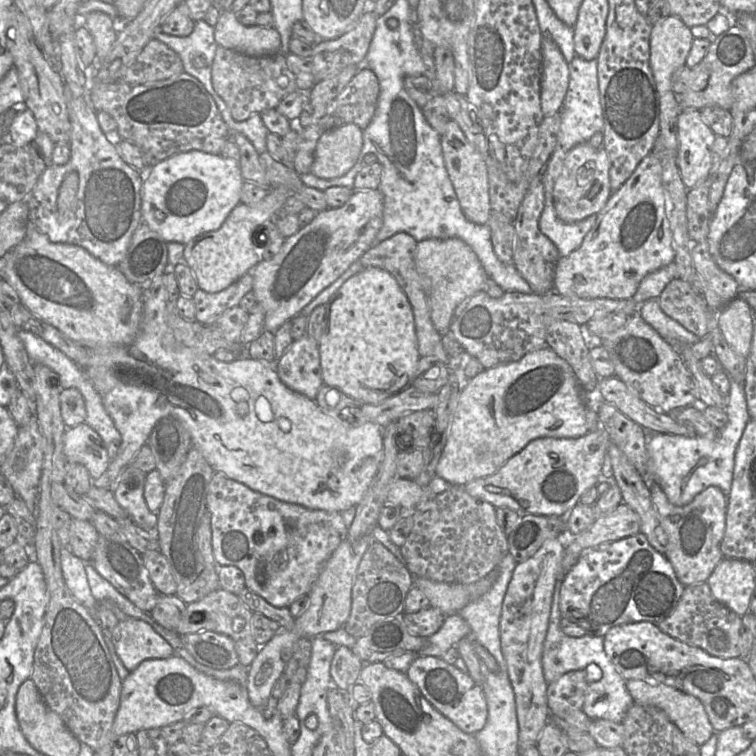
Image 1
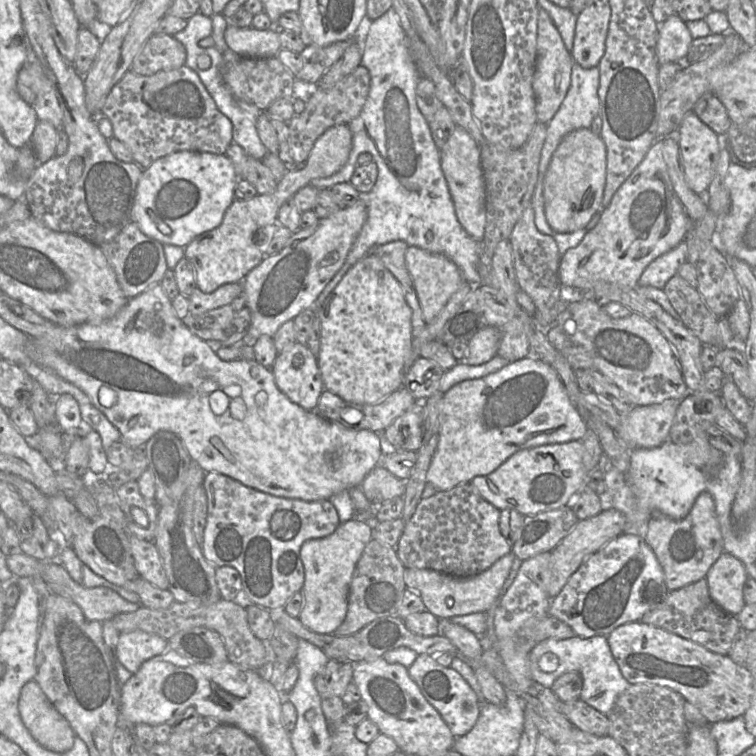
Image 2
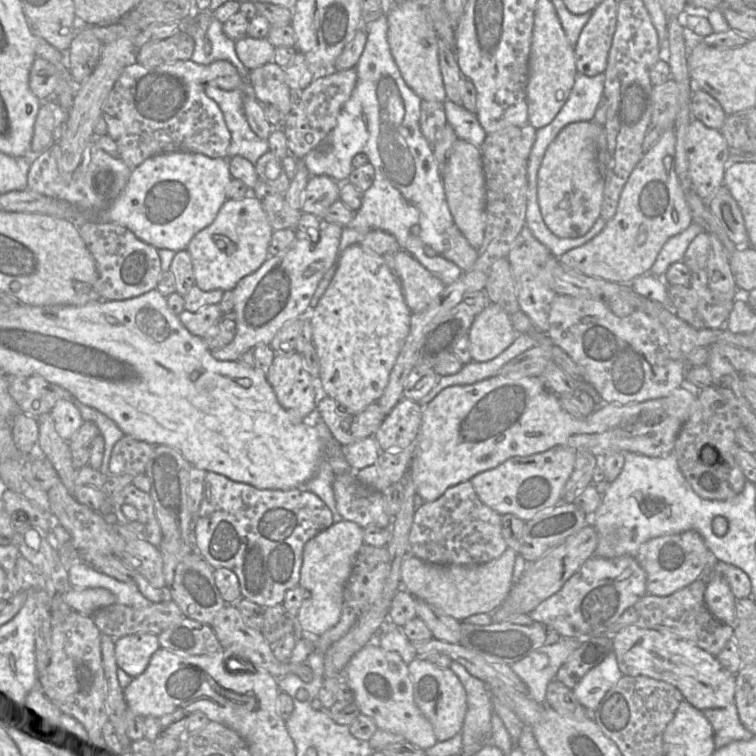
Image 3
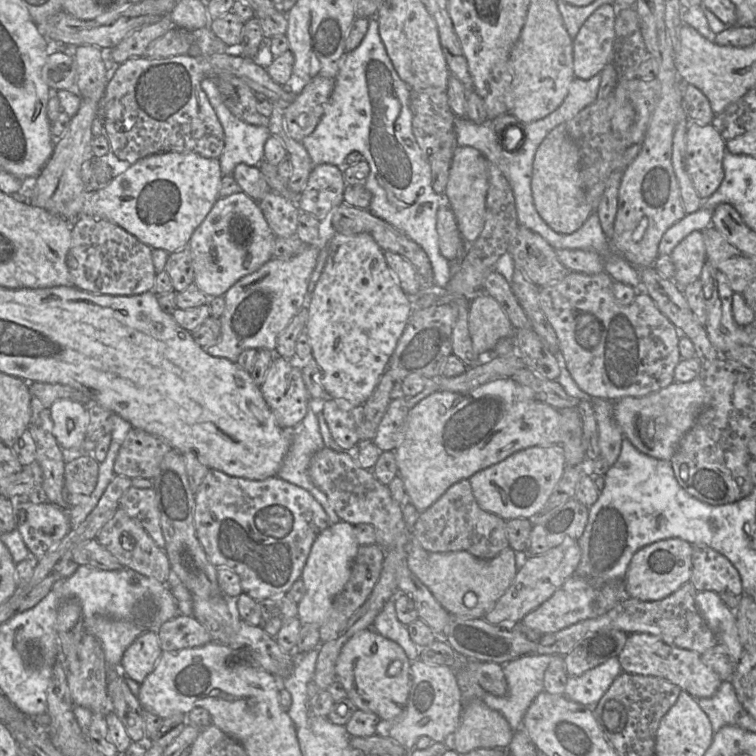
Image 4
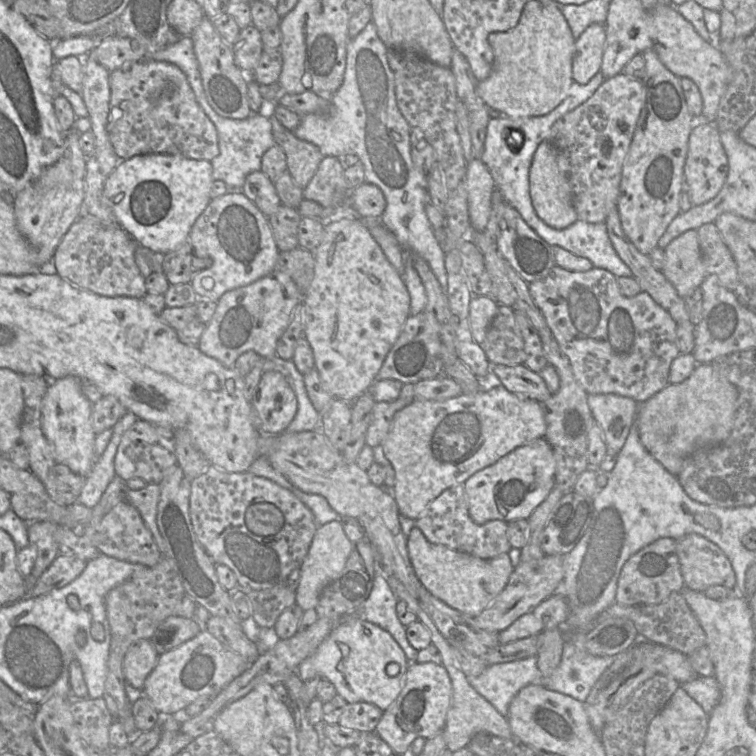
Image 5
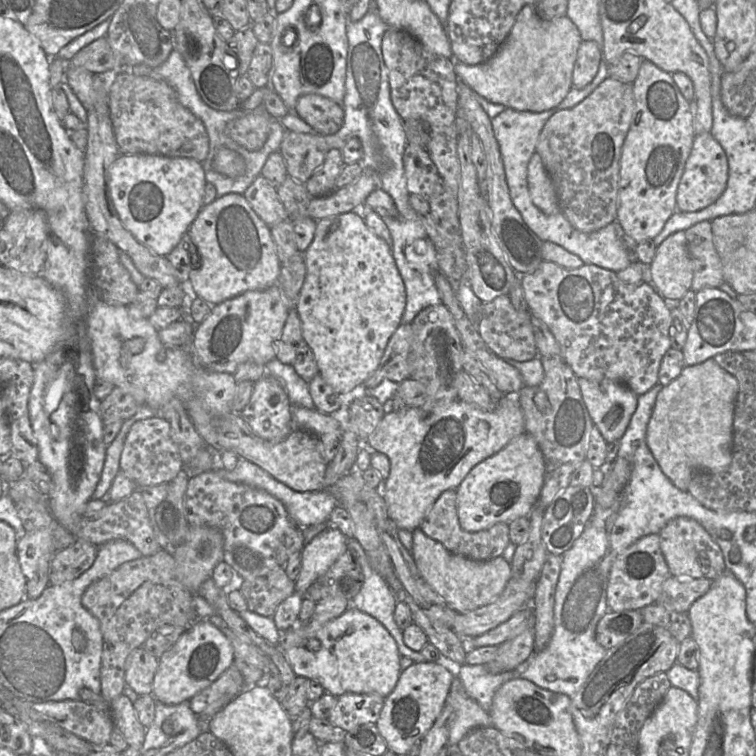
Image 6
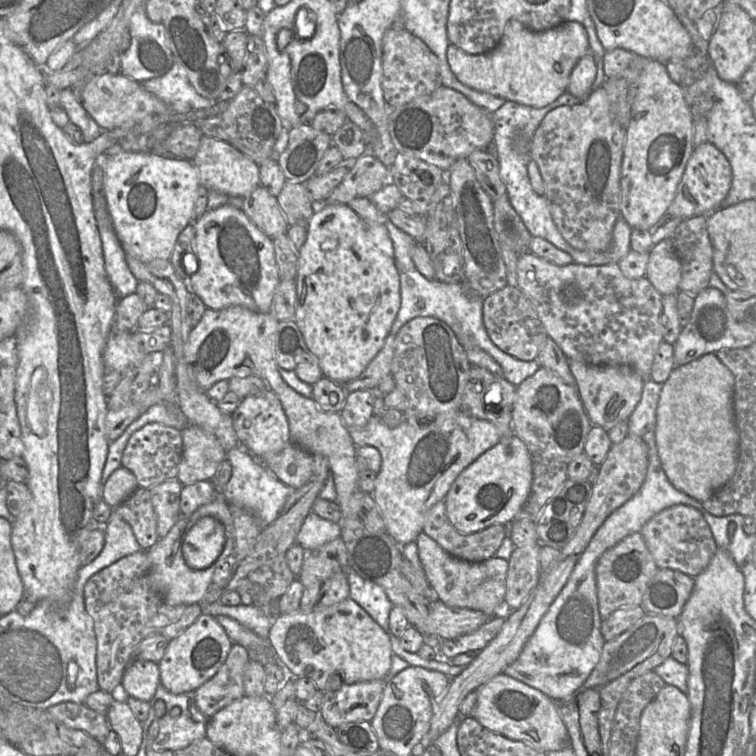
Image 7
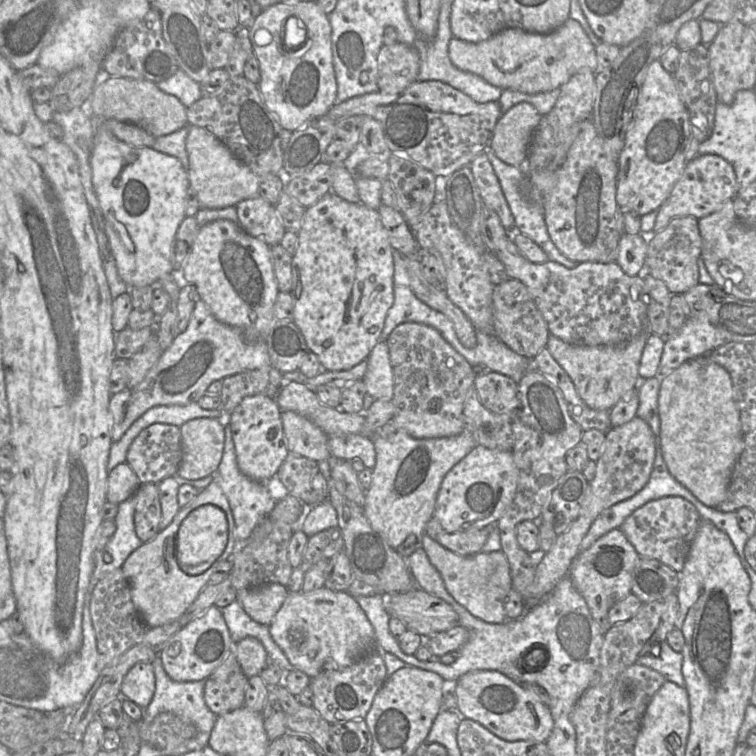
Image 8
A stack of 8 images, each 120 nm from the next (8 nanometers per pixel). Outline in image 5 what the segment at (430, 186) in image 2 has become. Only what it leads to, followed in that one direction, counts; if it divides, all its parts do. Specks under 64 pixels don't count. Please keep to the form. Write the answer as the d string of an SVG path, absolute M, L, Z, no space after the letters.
M369 22L357 36L348 41L343 82L340 88L330 96L328 112L302 115L299 126L292 132L297 138L315 144L323 156L345 157L348 154L358 156L364 166L365 182L374 184L382 190L386 207L380 219L381 223L394 234L405 253L402 278L410 297L411 316L424 311L427 296L410 255L418 255L428 263L445 294L448 282L444 252L425 212L425 205L429 202L426 175L418 170L411 157L410 132L412 128L397 106L394 74L388 64L387 51L387 47L378 36L375 23Z

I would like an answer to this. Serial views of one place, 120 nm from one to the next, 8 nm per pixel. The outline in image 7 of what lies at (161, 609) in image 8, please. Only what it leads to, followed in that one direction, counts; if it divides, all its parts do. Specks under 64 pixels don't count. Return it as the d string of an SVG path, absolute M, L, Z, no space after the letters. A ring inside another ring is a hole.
M224 459L212 480L216 490L215 499L209 504L201 506L191 516L180 517L169 533L164 538L159 539L154 546L146 551L150 562L150 586L160 595L162 600L170 606L200 604L212 586L212 576L215 569L224 561L231 561L232 559L235 530L230 505L224 498L224 487L229 481L231 473L231 464L227 459ZM203 517L213 517L223 524L226 541L219 559L214 564L204 570L193 570L187 566L183 559L182 544L184 537L190 528L192 528Z

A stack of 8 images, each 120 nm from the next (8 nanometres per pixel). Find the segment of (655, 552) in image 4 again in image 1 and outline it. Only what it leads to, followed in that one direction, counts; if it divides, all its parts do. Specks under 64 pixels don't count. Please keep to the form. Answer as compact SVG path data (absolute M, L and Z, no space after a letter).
M649 481L649 490L661 525L668 537L664 556L674 568L675 574L684 587L708 580L717 564L724 558L720 543L724 536L728 498L717 486L709 486L687 505L671 504L661 487Z

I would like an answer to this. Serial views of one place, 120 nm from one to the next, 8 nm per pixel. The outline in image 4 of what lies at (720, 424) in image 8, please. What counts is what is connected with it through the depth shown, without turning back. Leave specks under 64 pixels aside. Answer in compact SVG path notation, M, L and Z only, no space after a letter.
M700 376L689 382L674 381L669 386L646 396L620 398L614 401L613 417L624 437L640 452L671 461L682 438L708 405L709 392Z

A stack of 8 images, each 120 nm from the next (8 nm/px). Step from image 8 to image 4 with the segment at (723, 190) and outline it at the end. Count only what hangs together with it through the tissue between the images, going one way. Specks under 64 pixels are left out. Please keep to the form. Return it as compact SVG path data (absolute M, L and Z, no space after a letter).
M689 119L686 169L702 200L708 199L723 181L725 142L712 124L699 124Z

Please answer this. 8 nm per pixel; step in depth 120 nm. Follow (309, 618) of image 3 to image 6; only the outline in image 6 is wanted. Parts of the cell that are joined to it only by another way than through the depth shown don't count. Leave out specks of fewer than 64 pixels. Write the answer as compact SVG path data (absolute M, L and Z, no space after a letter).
M329 525L306 543L301 551L301 570L295 580L295 590L305 596L309 586L323 575L347 549L347 537Z

